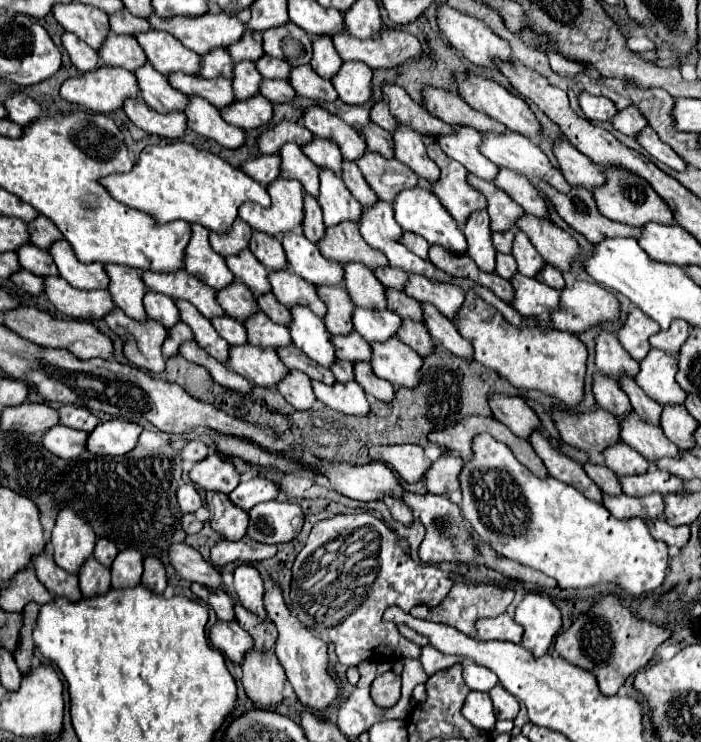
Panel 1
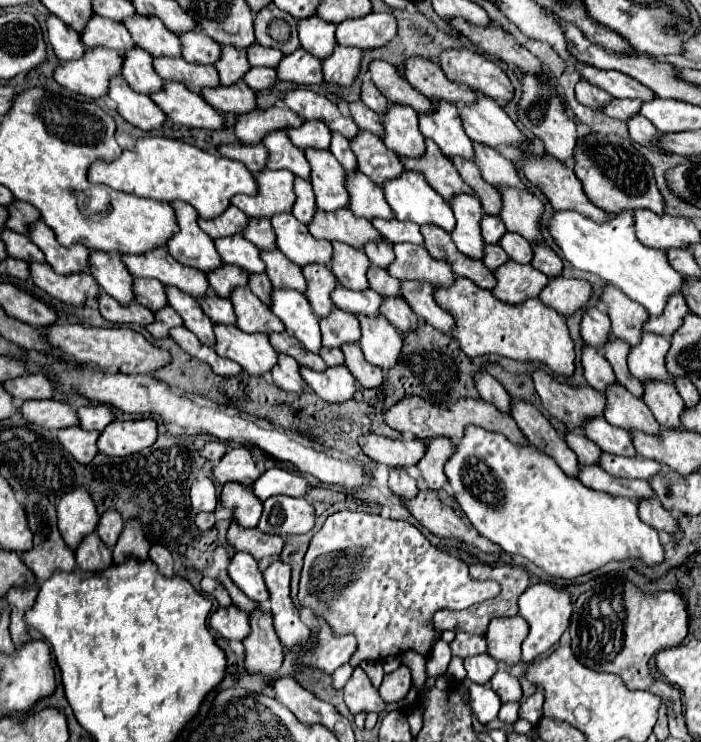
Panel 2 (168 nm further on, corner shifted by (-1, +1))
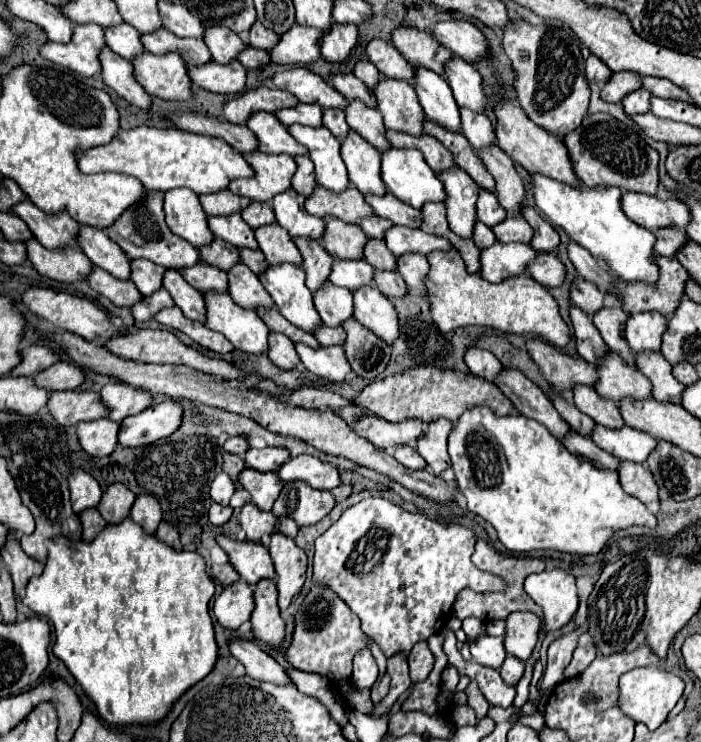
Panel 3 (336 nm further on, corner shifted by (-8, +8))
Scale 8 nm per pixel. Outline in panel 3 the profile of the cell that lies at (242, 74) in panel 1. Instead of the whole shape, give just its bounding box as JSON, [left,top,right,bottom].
[203,26,245,64]

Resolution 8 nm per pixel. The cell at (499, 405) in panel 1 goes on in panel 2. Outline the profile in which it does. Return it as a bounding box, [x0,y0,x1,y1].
[474,371,512,413]

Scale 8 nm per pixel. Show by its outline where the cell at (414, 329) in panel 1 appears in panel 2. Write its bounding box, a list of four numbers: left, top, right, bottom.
[382,299,418,333]

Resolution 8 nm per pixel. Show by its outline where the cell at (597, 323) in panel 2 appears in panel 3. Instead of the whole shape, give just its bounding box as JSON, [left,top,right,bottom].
[569,278,605,316]

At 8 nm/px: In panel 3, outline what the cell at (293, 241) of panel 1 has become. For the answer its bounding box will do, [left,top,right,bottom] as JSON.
[273,188,325,238]

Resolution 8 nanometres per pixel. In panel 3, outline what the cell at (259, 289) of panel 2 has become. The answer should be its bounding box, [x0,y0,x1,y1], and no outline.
[239,248,267,274]

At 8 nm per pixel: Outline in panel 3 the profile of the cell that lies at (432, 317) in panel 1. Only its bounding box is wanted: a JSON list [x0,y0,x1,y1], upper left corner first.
[397,252,429,296]

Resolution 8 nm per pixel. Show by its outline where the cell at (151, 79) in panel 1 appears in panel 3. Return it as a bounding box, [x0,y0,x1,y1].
[105,24,143,60]

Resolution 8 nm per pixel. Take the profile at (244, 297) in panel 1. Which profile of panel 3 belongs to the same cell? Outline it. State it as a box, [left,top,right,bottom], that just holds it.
[199,238,239,272]

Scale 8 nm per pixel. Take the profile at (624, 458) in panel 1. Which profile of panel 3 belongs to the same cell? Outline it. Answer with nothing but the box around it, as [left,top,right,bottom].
[573,384,625,428]

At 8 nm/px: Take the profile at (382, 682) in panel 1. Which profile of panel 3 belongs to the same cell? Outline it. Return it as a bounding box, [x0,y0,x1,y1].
[407,642,435,682]

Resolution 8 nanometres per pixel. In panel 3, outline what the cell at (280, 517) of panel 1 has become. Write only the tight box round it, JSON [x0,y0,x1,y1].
[273,480,335,526]

